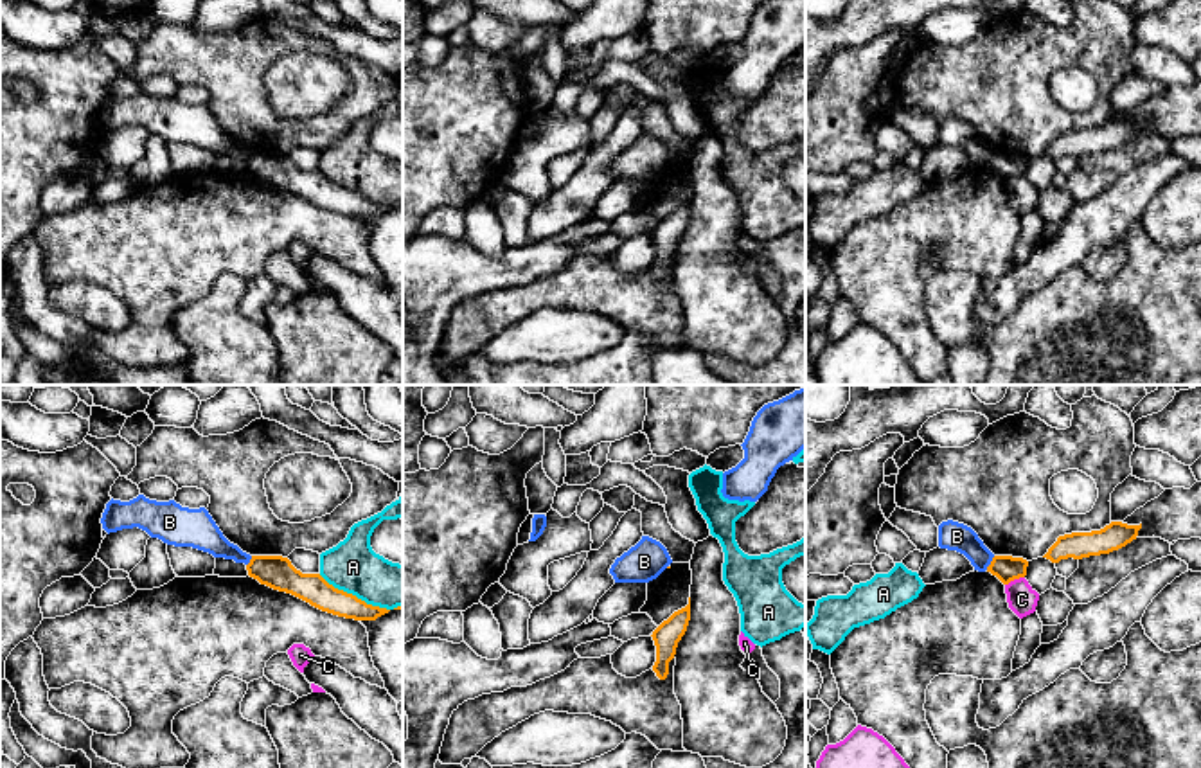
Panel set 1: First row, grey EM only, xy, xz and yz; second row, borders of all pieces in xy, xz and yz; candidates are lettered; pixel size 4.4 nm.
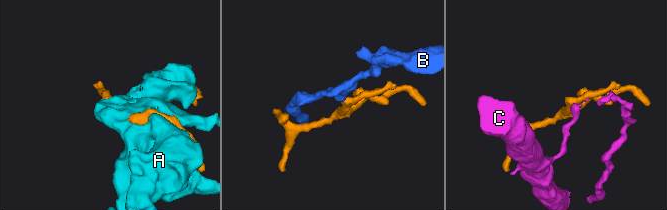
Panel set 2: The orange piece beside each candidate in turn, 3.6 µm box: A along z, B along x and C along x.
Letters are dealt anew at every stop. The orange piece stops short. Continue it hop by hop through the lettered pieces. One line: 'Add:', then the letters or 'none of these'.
Add: none of these

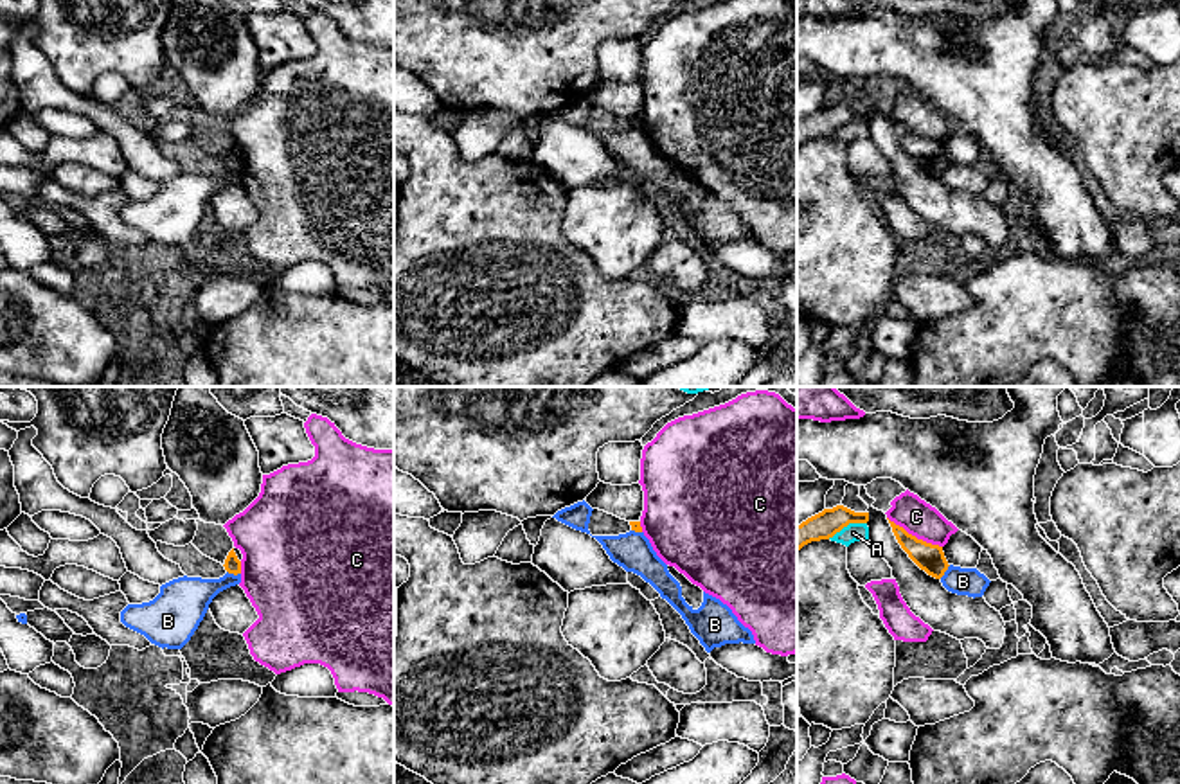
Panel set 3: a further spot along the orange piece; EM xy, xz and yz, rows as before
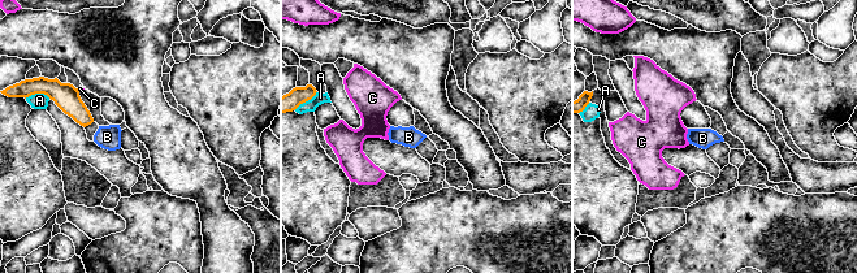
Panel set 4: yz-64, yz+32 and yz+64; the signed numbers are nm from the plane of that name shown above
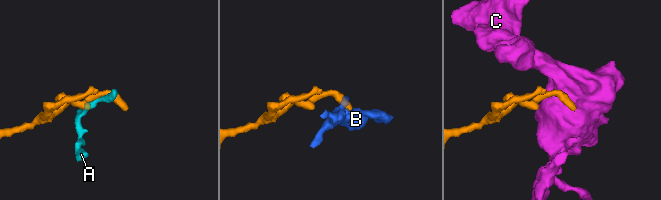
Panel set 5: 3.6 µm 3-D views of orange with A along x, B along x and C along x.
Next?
Add: none of these

